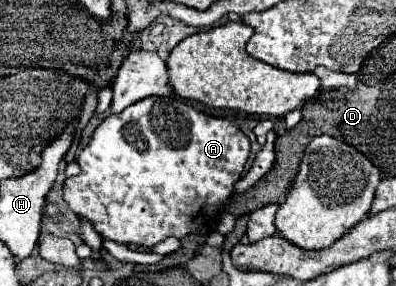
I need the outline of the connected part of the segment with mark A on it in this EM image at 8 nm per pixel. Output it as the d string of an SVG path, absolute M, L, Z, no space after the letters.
M151 96L131 104L121 114L109 114L101 120L93 140L77 158L81 172L65 180L63 200L69 210L85 218L101 238L125 246L141 246L151 252L155 244L169 236L185 238L197 230L215 230L221 208L233 194L249 154L249 138L229 120L207 116L173 96Z

